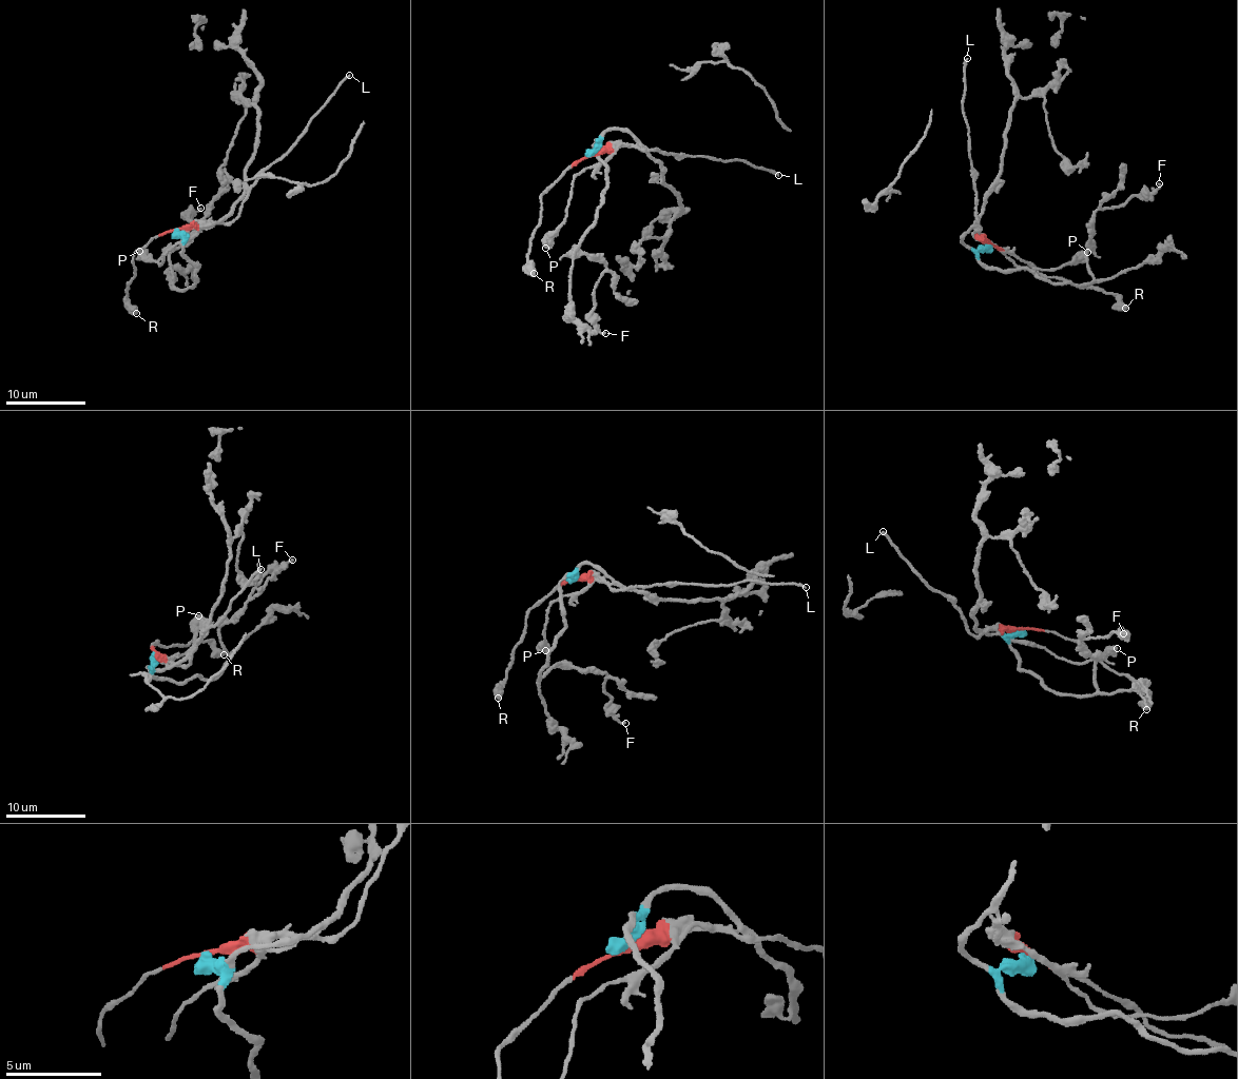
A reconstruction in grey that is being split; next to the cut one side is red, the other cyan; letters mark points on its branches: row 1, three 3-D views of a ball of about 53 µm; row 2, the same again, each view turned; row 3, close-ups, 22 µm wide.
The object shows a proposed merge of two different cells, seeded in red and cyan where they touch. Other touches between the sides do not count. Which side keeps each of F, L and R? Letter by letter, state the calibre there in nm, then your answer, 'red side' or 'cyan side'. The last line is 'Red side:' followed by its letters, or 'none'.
F: 150 nm | cyan side
L: 190 nm | red side
R: 650 nm | red side
Red side: L, R

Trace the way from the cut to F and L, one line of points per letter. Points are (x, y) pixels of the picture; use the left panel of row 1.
F: (176, 229), (198, 268), (193, 287), (180, 291), (169, 254), (197, 224), (188, 213), (201, 208)
L: (176, 229), (205, 222), (231, 222), (239, 214), (249, 187), (288, 151), (350, 74)

